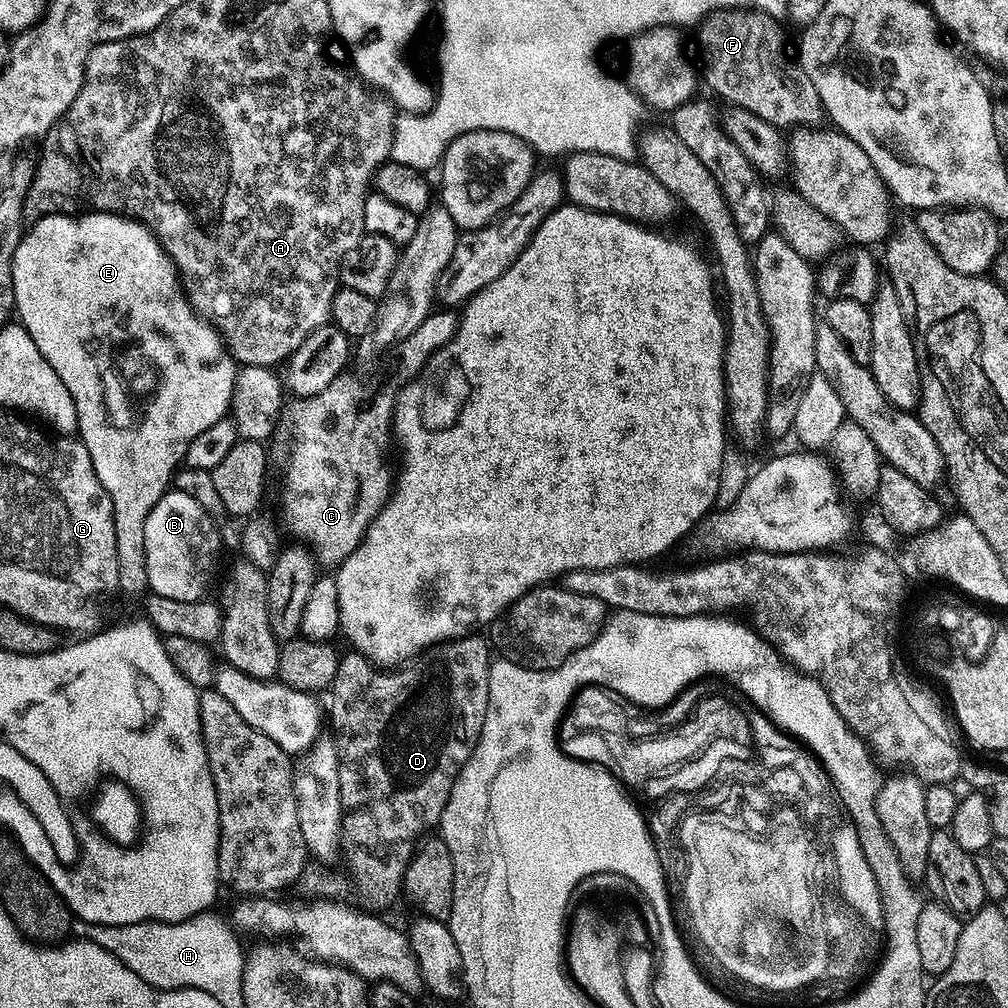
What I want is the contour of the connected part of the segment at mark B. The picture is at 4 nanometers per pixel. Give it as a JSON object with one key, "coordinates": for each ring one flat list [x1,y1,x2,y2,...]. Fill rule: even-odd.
{"coordinates":[[175,490,164,493,164,497,157,502,154,510,150,510,150,514,146,518,146,574,148,575,148,588,155,595,162,598,175,598,177,602,194,602,205,599,204,591,208,588,208,579,211,578,212,571,216,568,216,555,220,552,220,532,216,529,216,523,217,521,209,516,206,510,202,510,202,506,198,506,198,502,194,502,194,498,190,498,190,494,182,494]]}

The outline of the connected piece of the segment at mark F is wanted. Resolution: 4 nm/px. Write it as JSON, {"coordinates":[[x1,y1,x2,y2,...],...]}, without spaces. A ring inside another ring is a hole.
{"coordinates":[[737,7,709,12,698,25,700,56,704,59,703,83,705,80,725,100,725,105,748,110,779,130,788,127,791,129,793,126,819,125,826,113,818,98,818,90,814,90,814,82,806,78,806,70,802,70,795,59,784,60,784,40,780,37,780,28,776,24,779,24,777,17,767,16,759,10]]}

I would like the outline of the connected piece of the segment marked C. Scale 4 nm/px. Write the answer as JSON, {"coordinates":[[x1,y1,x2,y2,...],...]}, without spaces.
{"coordinates":[[439,310,429,312,428,317,426,317,410,335,406,338,402,338,402,342,398,342,384,353,382,359,379,361,379,364,381,363,380,373,352,372,353,370,342,371,330,382,330,386,326,386,326,390,322,390,313,396,301,396,293,399,291,402,285,403,284,407,280,409,280,419,274,431,274,440,277,440,276,448,278,451,288,452,288,457,284,460,284,485,280,488,280,512,284,515,284,524,288,527,289,534,297,536,297,538,300,539,297,541,310,549,316,564,319,565,321,569,339,569,344,560,350,558,350,554,354,554,354,550,363,542,364,535,368,532,368,525,371,524,372,519,376,517,377,513,384,507,385,501,388,500,390,491,394,486,394,476,391,471,388,473,388,468,384,465,384,439,386,439,387,436,389,439,390,436,392,409,396,407,397,391,401,386,415,380,433,354,442,346,446,346,446,342,452,340,452,337,456,333,456,325,458,323,457,313,452,310,440,311,444,312,439,312]]}

